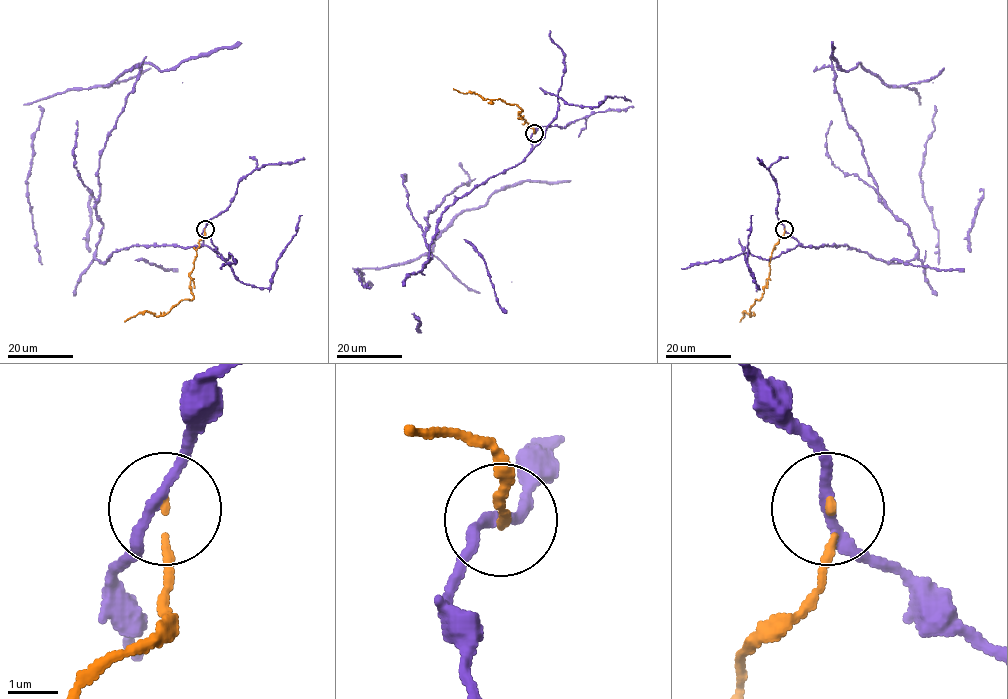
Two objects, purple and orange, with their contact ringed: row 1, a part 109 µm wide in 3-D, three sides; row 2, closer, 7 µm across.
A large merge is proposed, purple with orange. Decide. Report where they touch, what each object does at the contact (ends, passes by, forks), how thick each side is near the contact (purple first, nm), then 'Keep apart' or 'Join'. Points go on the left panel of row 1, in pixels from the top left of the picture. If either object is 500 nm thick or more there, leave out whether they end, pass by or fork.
Place: (205, 229). At the ring purple passes by. At the ring orange ends. Thickness 200 nm (purple) against 120 nm. Keep apart

